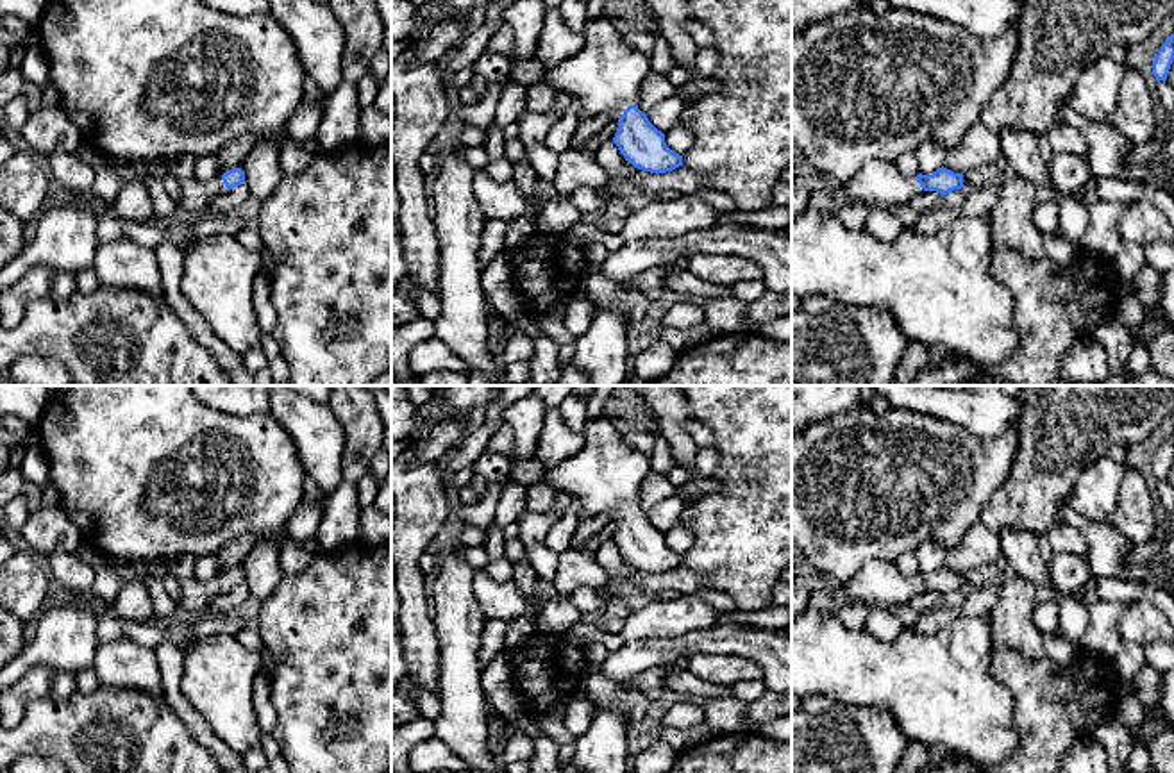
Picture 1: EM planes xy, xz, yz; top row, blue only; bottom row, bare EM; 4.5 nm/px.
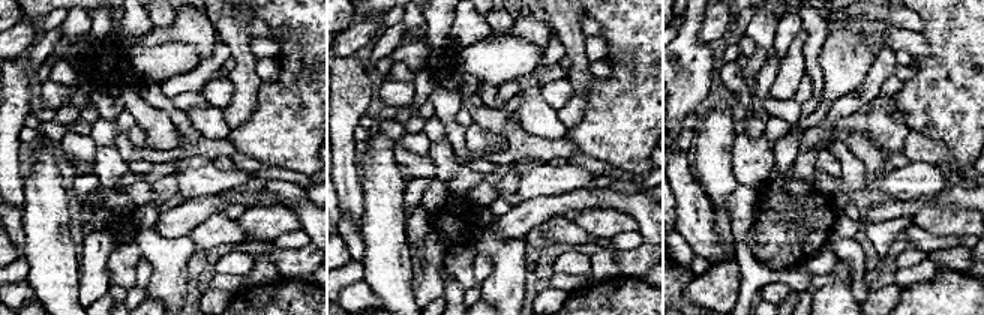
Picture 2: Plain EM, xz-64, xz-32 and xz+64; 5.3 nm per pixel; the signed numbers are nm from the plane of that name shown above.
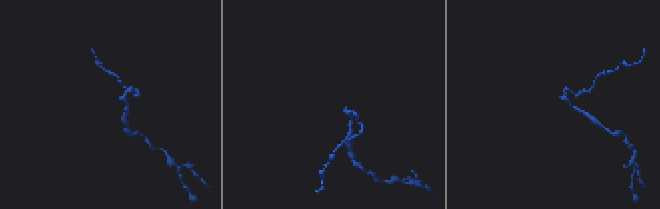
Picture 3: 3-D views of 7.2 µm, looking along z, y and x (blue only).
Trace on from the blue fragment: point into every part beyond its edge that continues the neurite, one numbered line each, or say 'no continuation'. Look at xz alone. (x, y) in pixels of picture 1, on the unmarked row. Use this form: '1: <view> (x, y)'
1: xz (606, 473)

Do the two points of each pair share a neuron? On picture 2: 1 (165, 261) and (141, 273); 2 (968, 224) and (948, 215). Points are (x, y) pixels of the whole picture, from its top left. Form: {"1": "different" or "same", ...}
{"1": "different", "2": "same"}

